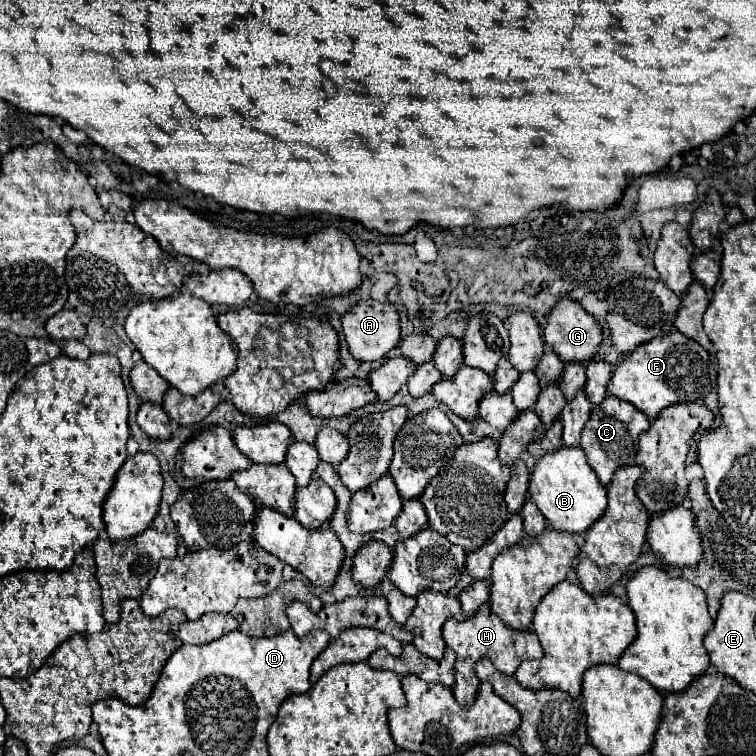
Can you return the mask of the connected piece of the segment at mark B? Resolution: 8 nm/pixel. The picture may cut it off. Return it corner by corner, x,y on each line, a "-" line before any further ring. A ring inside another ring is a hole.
560,447
558,451
542,455
534,465
528,491
542,515
558,531
582,533
606,509
606,487
598,481
592,467
588,467
586,455
580,447

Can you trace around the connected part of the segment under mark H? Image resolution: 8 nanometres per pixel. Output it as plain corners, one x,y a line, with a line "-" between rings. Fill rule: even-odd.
480,607
472,617
464,619
464,621
456,621
456,619
448,619
442,627
444,633
444,641
446,645
456,653
456,663
454,663
454,677
456,683
452,687
454,697
460,705
472,705
476,691
478,691
478,677
474,671
474,663
482,657
488,657
496,669
500,669
506,675
514,675
518,669
518,663
526,661
526,659
542,659
544,651
540,647
540,641
536,637
536,633
532,629
526,631
516,631
510,625
506,625
498,615
494,615
492,611
484,611
484,607

